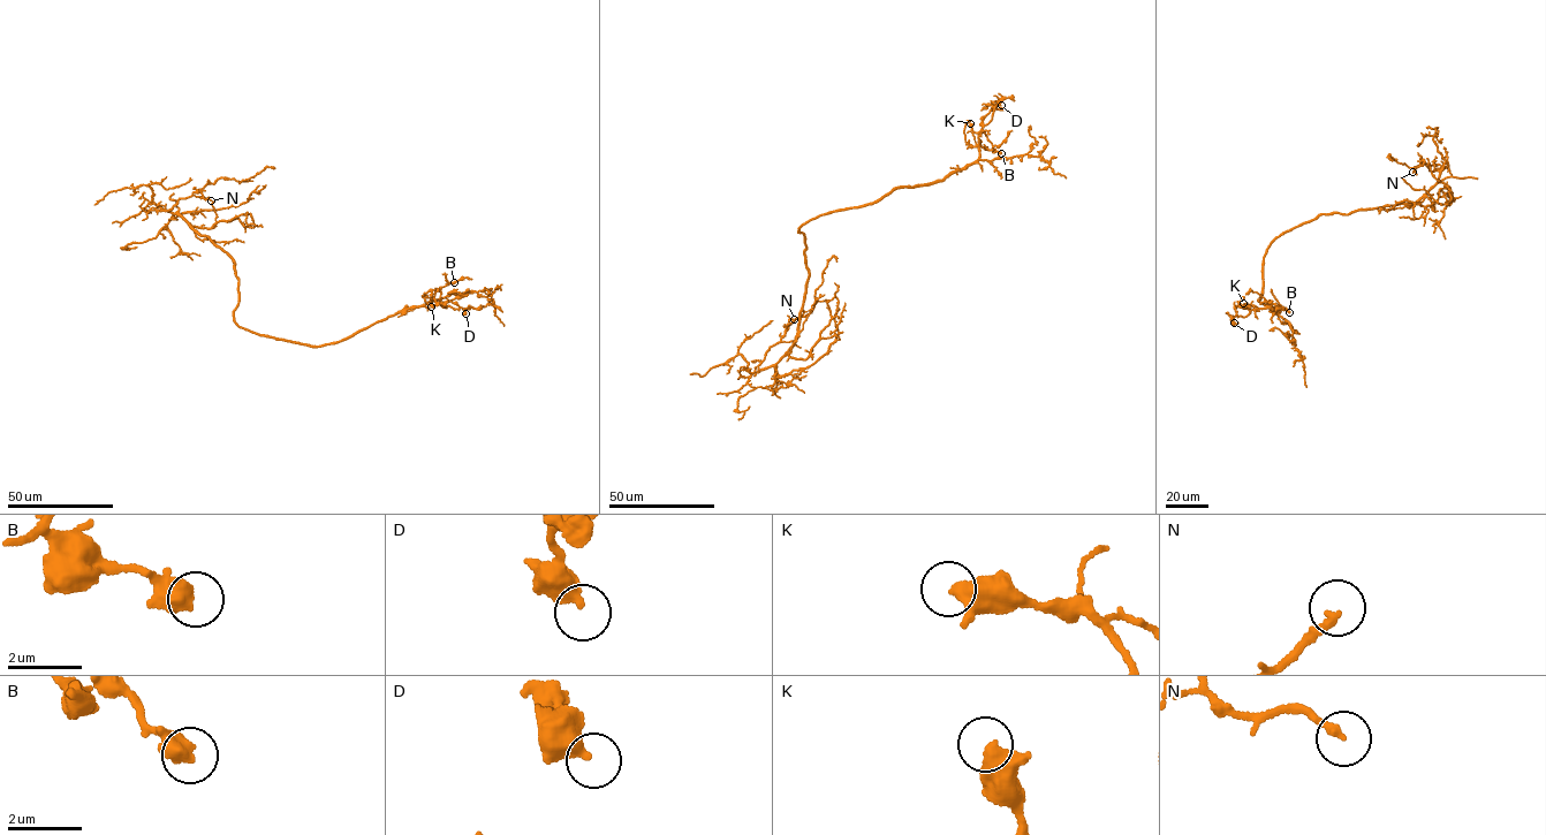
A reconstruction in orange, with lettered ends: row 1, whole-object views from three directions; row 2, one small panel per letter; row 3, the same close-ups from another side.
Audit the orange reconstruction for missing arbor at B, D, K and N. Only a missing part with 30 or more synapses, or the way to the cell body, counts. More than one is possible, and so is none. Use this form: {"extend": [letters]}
{"extend": []}

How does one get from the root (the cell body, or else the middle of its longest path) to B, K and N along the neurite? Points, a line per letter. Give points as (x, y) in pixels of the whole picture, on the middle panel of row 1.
B: (804, 236), (800, 227), (819, 215), (873, 203), (895, 189), (942, 180), (976, 162), (979, 144), (1001, 153)
K: (804, 236), (800, 227), (819, 215), (940, 181), (975, 164), (978, 133), (970, 123)
N: (804, 236), (809, 278), (797, 338), (788, 354), (759, 370), (765, 354), (780, 341), (787, 325), (794, 319)

